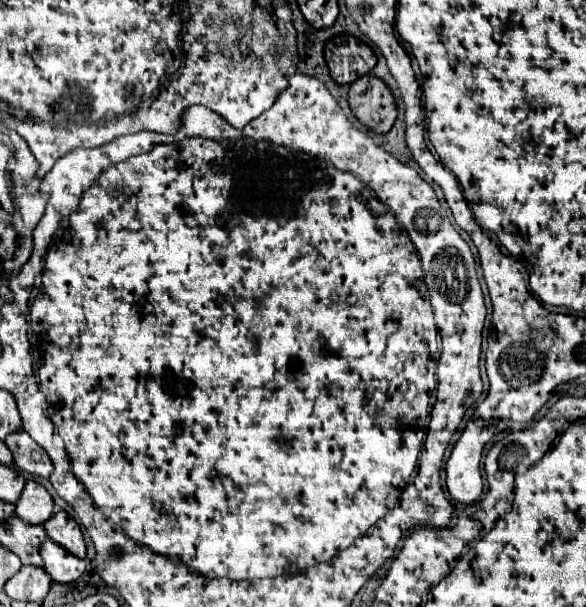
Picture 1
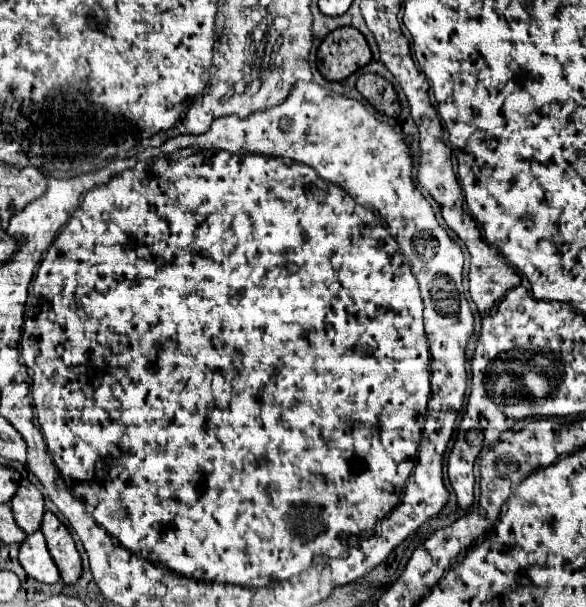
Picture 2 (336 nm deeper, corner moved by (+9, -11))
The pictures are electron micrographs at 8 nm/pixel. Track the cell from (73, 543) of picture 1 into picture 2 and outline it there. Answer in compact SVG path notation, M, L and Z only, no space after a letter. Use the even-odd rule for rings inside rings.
M45 512L41 522L41 532L45 534L47 548L61 572L61 580L65 584L75 584L81 576L81 556L75 548L69 530L57 520L53 512Z

